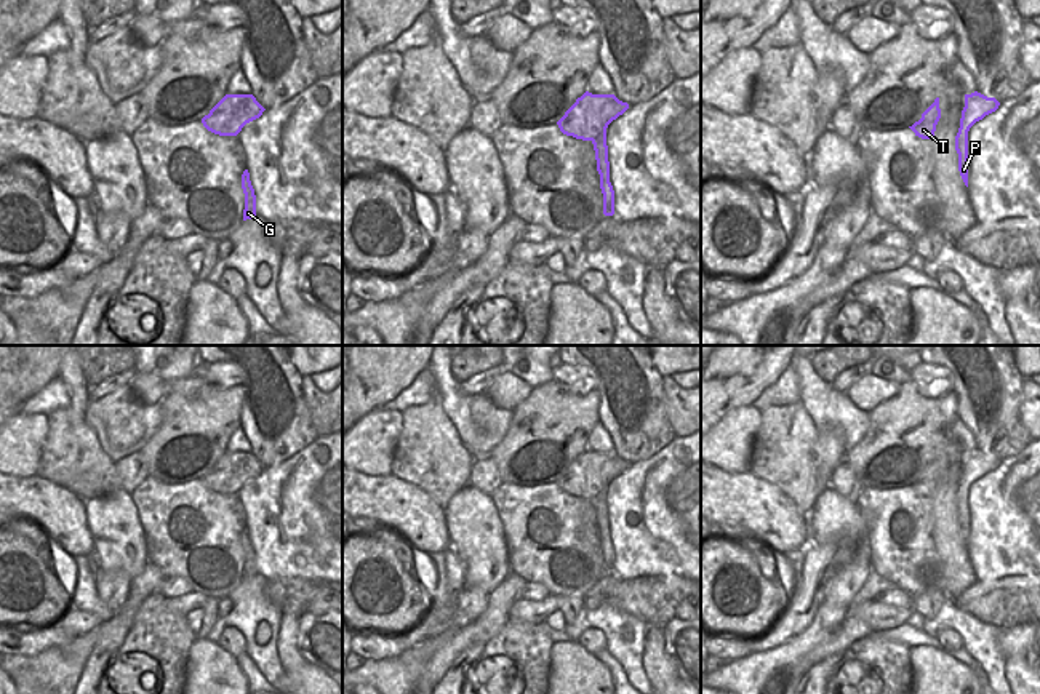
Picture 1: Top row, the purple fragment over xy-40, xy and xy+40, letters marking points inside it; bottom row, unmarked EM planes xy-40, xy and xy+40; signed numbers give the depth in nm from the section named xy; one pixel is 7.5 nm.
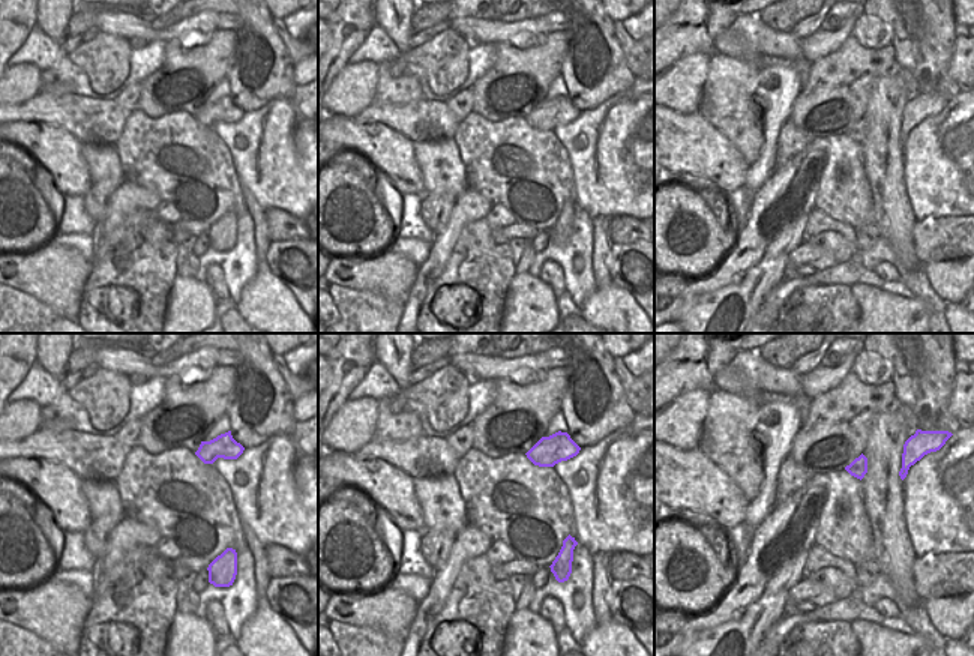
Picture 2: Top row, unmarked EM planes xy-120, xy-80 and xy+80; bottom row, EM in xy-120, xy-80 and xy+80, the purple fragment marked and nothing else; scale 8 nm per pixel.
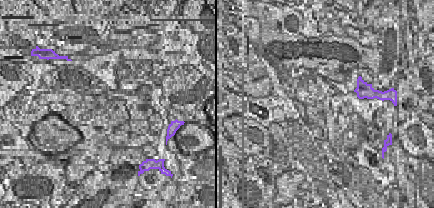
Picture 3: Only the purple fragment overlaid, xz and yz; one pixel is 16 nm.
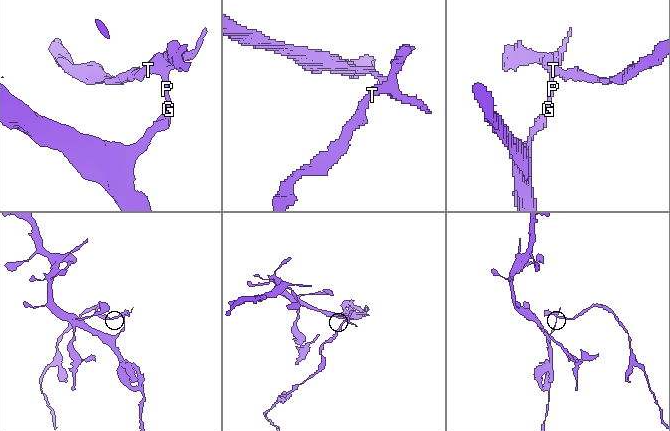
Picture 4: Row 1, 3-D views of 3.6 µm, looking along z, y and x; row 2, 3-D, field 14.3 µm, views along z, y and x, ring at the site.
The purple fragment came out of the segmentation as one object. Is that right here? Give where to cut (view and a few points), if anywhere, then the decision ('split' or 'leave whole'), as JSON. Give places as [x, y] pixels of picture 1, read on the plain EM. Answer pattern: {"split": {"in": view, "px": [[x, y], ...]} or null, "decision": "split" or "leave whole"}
{"split": {"in": "xy", "px": [[605, 486], [592, 499]]}, "decision": "split"}

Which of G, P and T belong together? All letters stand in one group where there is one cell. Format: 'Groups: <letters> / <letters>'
Groups: G P / T

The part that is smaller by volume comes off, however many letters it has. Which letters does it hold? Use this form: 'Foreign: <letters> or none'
Foreign: T

